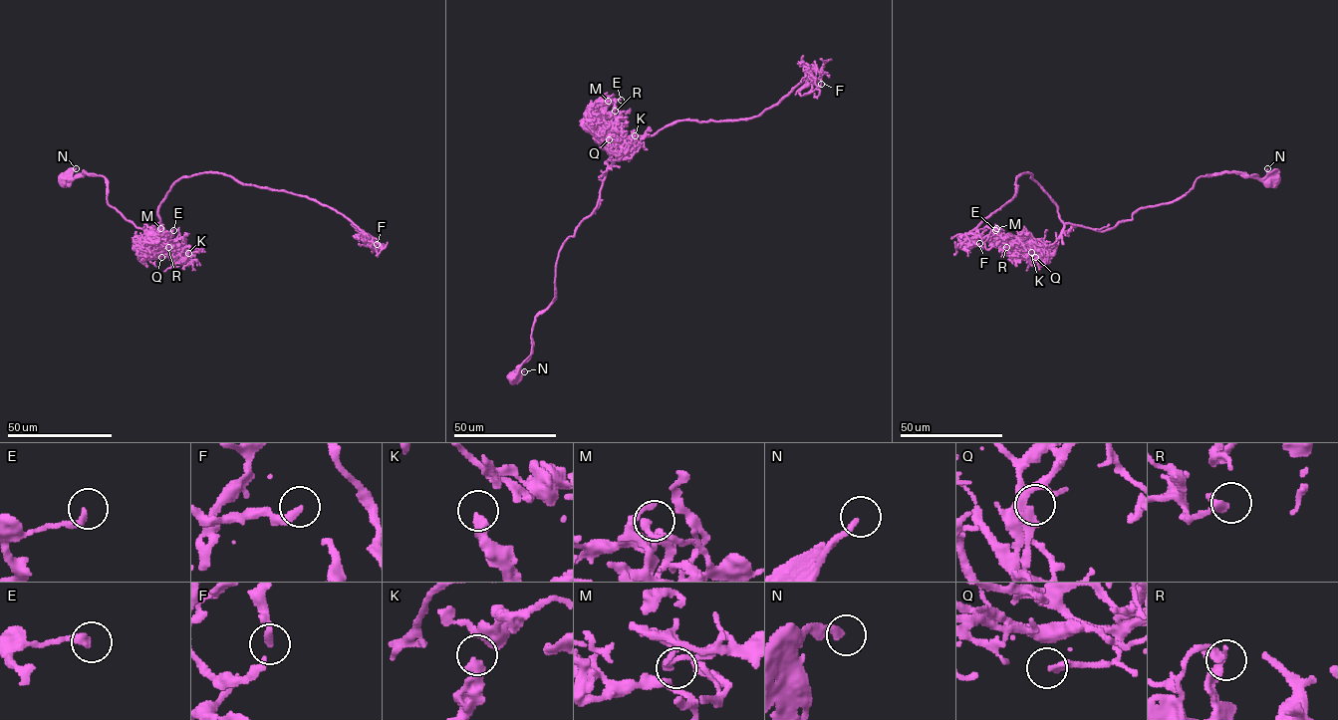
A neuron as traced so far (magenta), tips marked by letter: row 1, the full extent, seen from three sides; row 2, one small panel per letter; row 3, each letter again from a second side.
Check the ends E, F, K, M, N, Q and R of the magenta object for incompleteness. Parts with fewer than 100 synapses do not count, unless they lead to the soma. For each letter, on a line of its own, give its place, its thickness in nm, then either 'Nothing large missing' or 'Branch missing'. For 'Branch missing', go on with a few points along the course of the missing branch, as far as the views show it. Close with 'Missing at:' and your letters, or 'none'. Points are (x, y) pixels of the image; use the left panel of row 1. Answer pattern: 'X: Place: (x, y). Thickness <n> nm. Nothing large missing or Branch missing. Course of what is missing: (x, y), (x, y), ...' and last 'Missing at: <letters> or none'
E: Place: (173, 230). Thickness 260 nm. Nothing large missing
F: Place: (377, 244). Thickness 200 nm. Nothing large missing
K: Place: (188, 253). Thickness 320 nm. Nothing large missing
M: Place: (160, 228). Thickness 160 nm. Nothing large missing
N: Place: (76, 168). Thickness 240 nm. Nothing large missing
Q: Place: (161, 257). Thickness 340 nm. Branch missing
R: Place: (168, 247). Thickness 320 nm. Nothing large missing
Missing at: Q

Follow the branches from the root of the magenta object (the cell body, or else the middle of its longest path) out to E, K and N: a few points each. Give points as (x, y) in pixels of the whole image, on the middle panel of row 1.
E: (511, 375), (532, 352), (534, 318), (555, 298), (560, 248), (597, 205), (621, 100)
K: (511, 375), (532, 352), (534, 318), (555, 298), (561, 245), (595, 208), (607, 170), (626, 154), (635, 135)
N: (511, 375), (524, 371)

